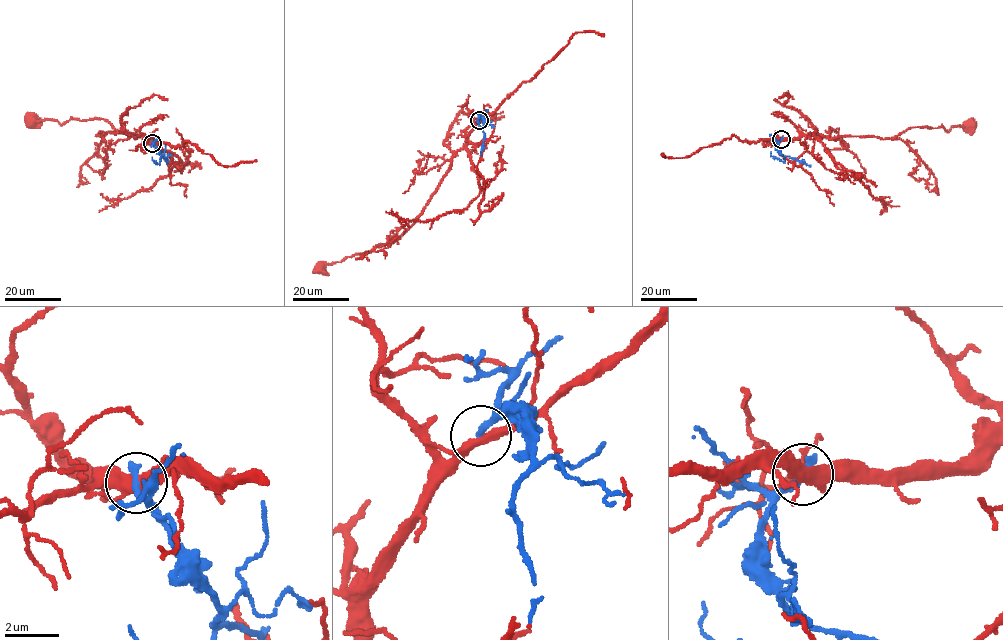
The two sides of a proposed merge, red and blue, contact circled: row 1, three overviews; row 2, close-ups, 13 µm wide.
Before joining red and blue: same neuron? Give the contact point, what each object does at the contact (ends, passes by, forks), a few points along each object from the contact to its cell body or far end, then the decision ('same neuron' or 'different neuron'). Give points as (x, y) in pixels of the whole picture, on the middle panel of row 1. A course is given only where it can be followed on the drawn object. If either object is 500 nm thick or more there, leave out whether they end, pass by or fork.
(479, 120) | red forks | blue ends | red via (479, 120), (421, 214), (403, 233), (370, 252), (320, 263), (319, 268) | blue via (479, 120), (482, 118), (484, 123), (480, 155) | different neuron

